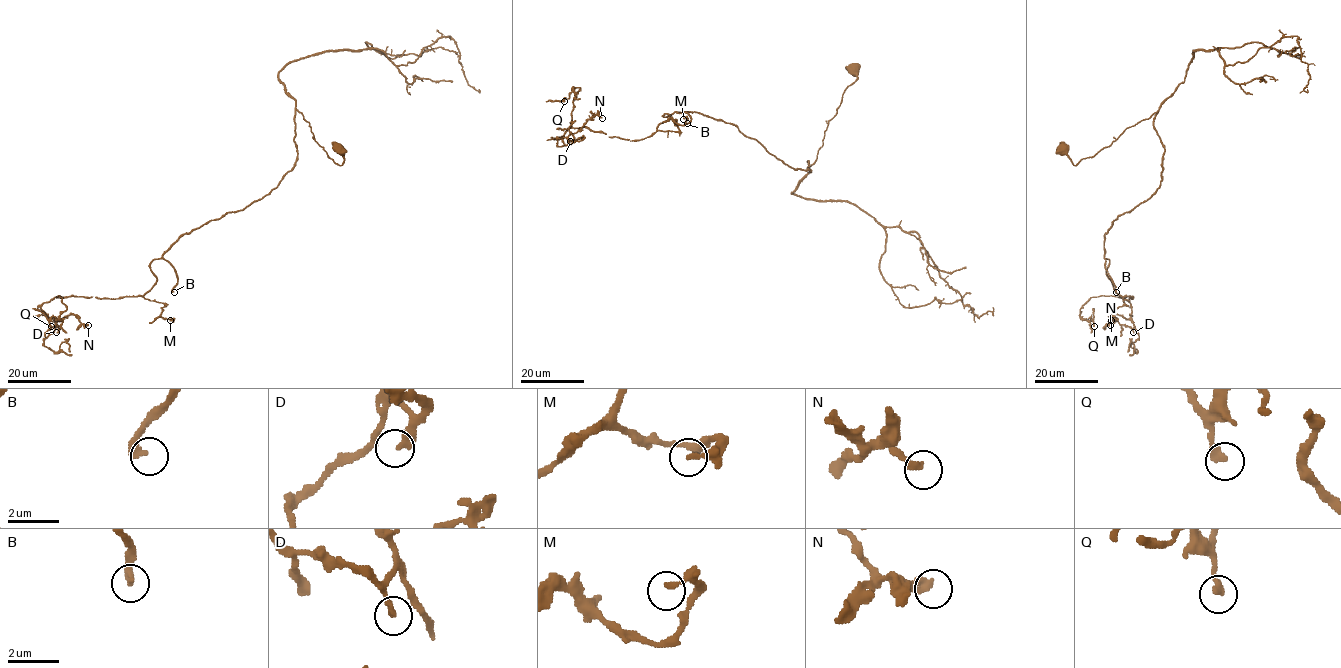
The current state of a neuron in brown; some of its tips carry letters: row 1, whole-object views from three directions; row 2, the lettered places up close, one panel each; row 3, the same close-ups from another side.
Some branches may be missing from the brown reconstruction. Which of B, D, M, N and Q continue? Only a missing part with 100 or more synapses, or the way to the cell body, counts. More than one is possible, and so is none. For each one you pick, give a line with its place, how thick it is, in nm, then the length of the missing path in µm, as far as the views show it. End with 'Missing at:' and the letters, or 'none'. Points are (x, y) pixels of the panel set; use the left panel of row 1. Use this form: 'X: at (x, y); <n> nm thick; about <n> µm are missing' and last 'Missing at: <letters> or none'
B: at (174, 292); 280 nm thick; about 45 µm are missing
Missing at: B

